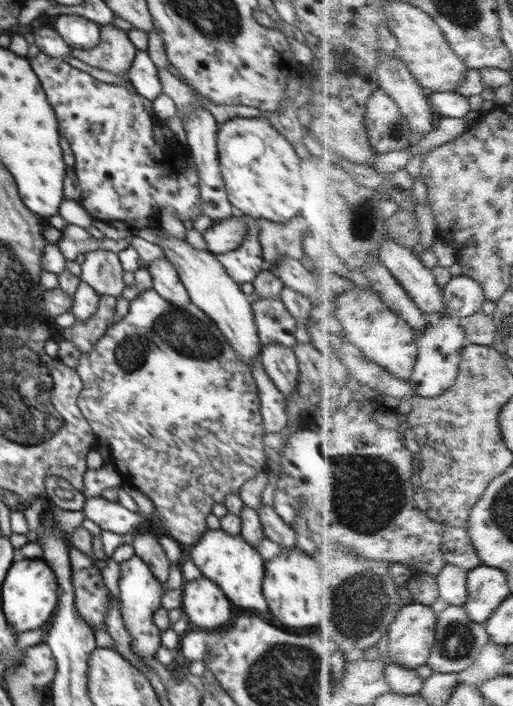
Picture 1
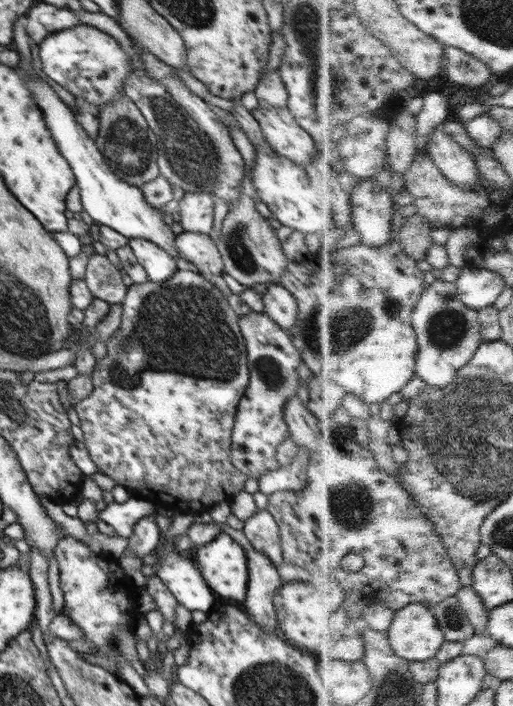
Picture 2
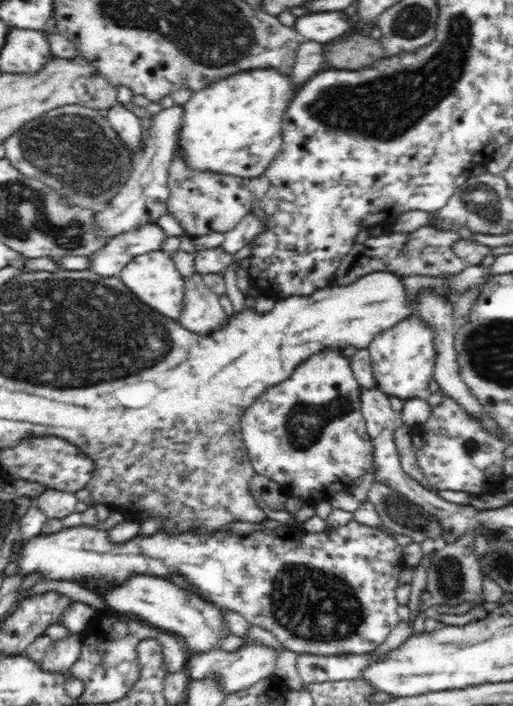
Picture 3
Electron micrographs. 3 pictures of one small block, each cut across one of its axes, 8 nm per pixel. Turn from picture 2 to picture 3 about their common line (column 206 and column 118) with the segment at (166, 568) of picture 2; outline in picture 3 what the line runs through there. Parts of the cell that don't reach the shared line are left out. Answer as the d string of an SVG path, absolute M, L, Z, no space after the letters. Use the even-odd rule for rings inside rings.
M148 574L130 576L126 582L112 585L103 598L106 607L118 614L139 616L143 623L180 636L195 654L216 649L222 632L227 629L224 612L196 593L176 586L172 581Z

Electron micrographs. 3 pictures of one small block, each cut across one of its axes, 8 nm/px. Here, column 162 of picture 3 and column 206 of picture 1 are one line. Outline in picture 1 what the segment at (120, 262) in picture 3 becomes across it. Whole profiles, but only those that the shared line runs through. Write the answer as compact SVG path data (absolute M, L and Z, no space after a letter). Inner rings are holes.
M232 216L214 222L203 234L208 246L208 251L212 254L230 253L231 250L238 248L244 240L249 226L240 217Z

